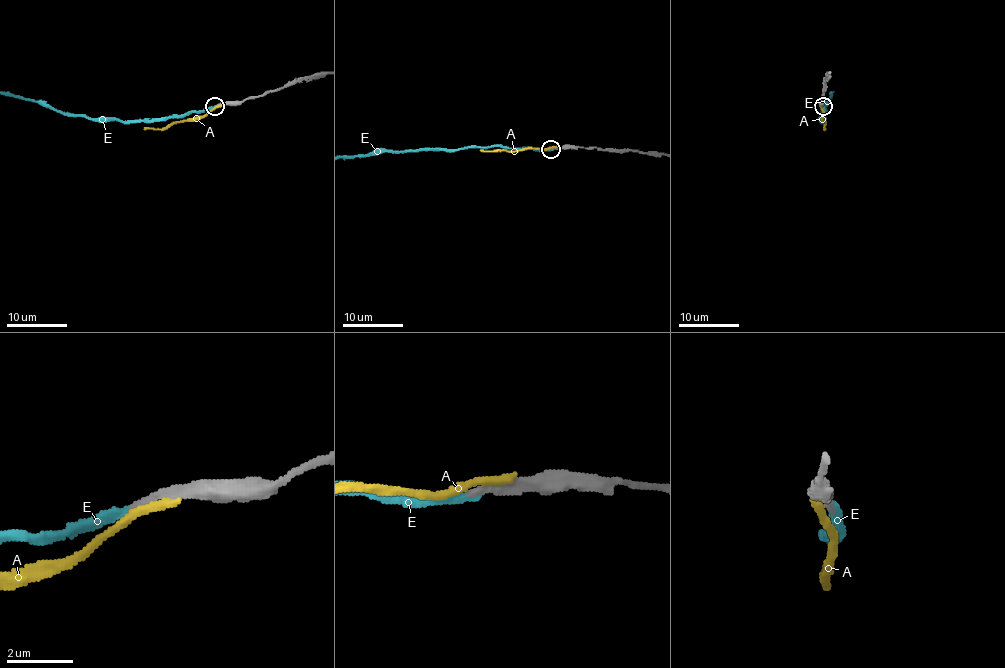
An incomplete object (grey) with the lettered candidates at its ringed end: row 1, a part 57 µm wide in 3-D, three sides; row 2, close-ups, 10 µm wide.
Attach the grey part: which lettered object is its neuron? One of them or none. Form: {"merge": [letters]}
{"merge": ["E"]}

